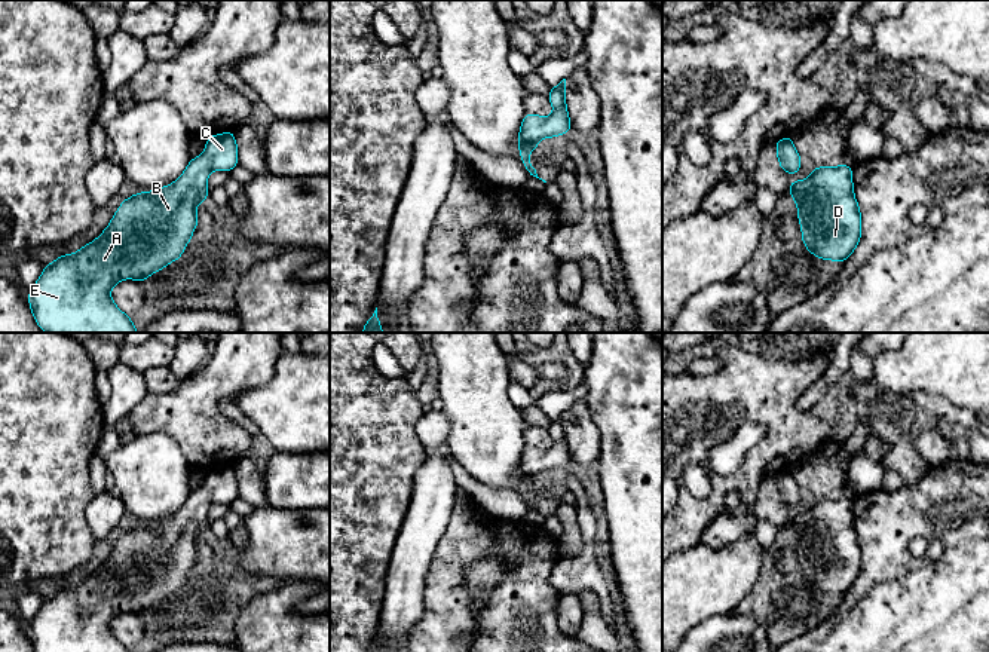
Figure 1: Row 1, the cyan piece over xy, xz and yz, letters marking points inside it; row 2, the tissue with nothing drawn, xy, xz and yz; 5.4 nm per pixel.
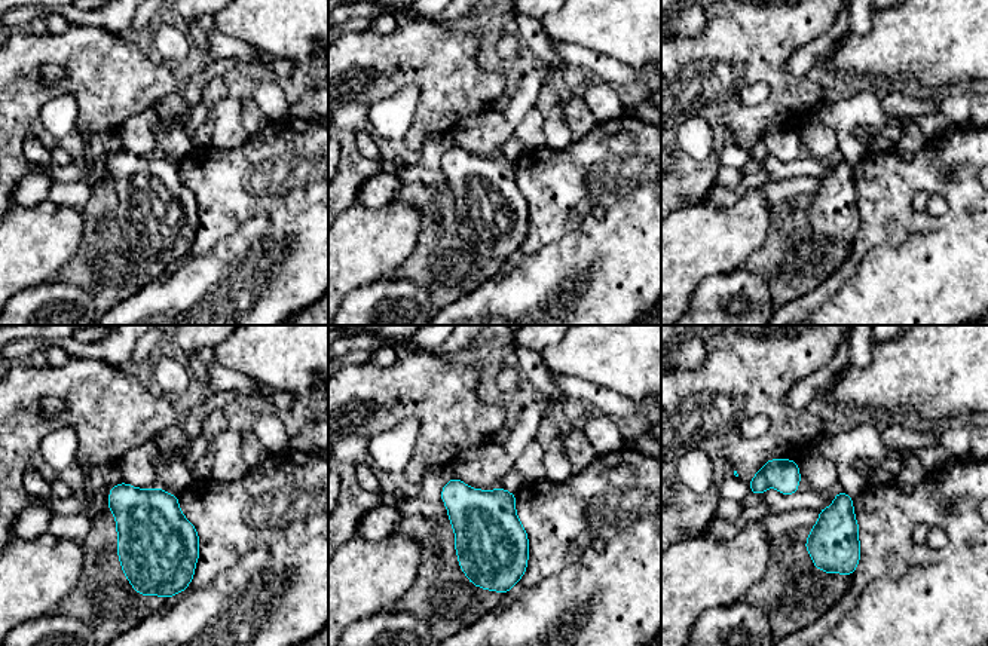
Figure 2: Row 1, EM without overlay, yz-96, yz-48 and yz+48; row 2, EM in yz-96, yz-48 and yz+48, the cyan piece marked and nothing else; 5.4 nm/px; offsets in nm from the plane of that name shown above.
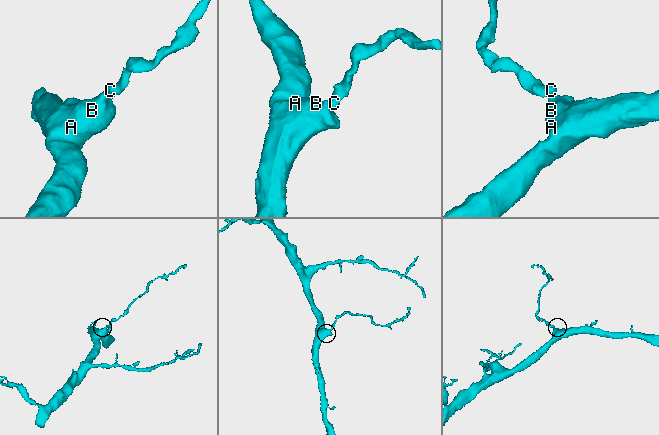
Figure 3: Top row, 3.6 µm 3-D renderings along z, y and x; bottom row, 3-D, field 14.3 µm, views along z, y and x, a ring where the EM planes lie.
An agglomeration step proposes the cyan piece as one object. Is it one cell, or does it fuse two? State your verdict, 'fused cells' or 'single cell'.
single cell

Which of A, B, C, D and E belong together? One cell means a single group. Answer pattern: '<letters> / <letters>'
A B C D E

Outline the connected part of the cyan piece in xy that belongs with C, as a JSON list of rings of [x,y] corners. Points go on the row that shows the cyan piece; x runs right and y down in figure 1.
[[[217,134],[206,138],[203,153],[192,159],[172,184],[125,199],[95,241],[45,266],[28,293],[37,325],[45,333],[138,333],[131,318],[111,300],[111,288],[123,279],[144,284],[147,276],[178,260],[198,226],[195,209],[208,199],[209,172],[230,172],[236,165],[235,134]]]

